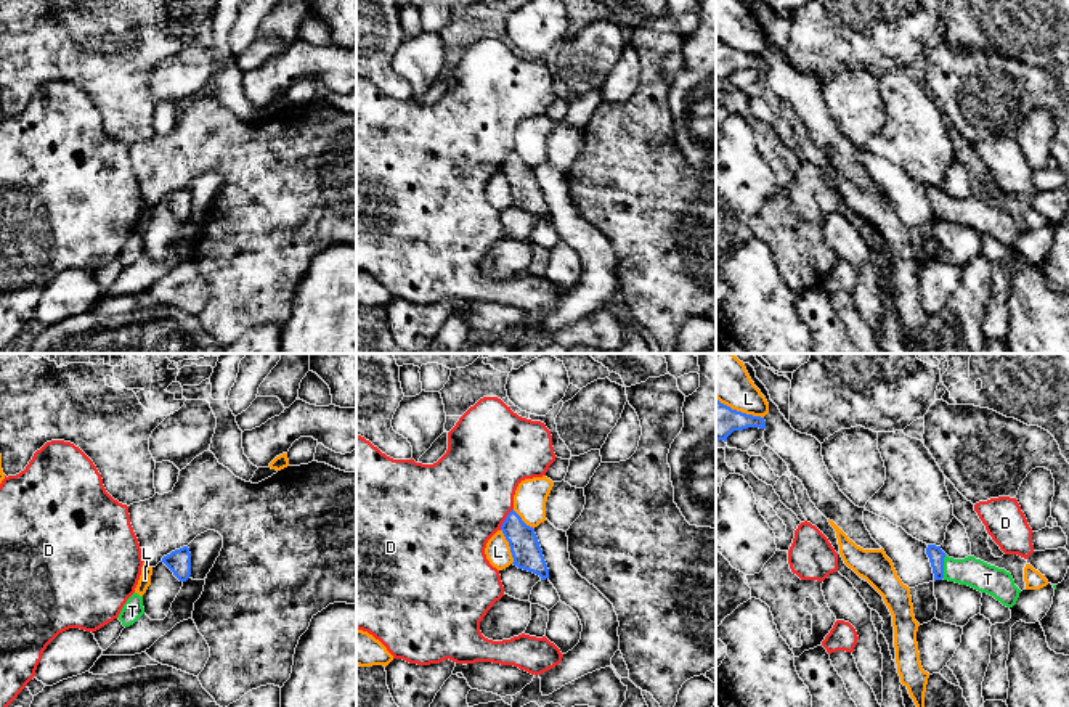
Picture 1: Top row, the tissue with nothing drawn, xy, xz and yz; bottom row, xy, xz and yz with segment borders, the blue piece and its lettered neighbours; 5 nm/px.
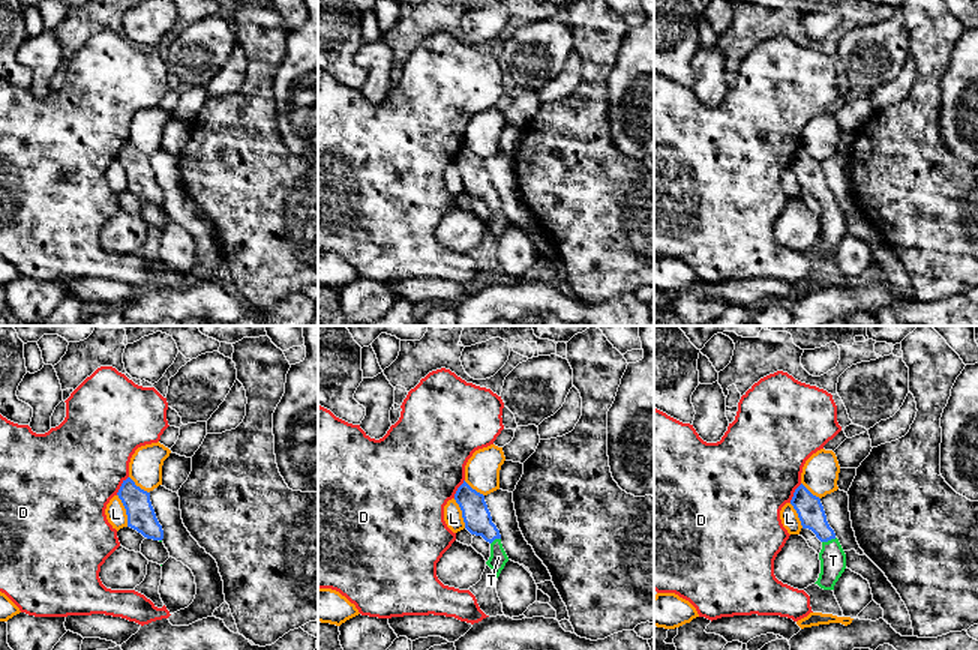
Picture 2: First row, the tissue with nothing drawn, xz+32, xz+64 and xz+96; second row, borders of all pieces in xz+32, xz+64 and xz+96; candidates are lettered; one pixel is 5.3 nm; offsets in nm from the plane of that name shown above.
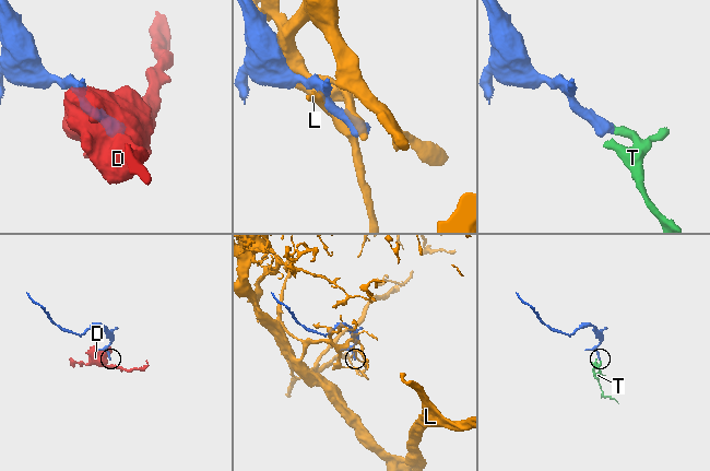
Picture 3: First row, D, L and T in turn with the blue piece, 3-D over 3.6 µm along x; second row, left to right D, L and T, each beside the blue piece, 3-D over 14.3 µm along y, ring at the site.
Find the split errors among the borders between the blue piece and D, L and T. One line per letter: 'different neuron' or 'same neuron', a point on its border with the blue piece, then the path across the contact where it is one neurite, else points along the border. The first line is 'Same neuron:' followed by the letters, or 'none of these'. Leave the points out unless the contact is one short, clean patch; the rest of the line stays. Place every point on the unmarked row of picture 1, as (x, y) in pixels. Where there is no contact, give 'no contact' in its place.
Same neuron: T
D: different neuron; contact xz (506, 159)
L: different neuron; contact xz (509, 185)
T: same neuron; contact yz (942, 206)

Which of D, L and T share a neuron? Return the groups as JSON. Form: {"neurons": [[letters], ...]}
{"neurons": [["D"], ["L"], ["T"]]}

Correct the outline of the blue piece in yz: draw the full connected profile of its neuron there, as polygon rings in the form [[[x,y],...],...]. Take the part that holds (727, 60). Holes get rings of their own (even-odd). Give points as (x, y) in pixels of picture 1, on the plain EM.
[[[716,39],[716,80],[726,82],[734,71],[743,71],[748,67],[766,69],[766,61],[761,56],[732,50]]]

